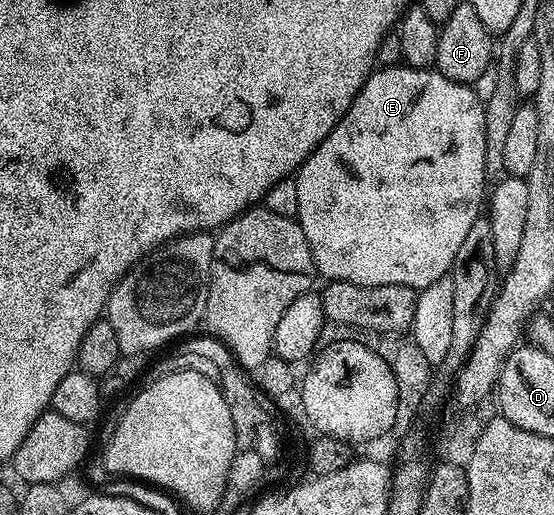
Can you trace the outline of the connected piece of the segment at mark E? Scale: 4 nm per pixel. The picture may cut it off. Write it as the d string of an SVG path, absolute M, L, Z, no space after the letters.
M398 63L378 68L369 74L361 90L355 95L351 107L342 113L339 120L333 122L333 130L315 147L315 151L301 165L295 174L297 187L296 220L307 235L311 255L317 264L318 274L326 282L346 281L363 287L383 287L384 285L402 285L415 290L431 287L439 279L450 276L455 255L471 223L482 216L483 206L487 201L487 188L484 181L484 111L485 103L477 98L472 84L464 85L447 79L436 68L416 69L406 63Z

